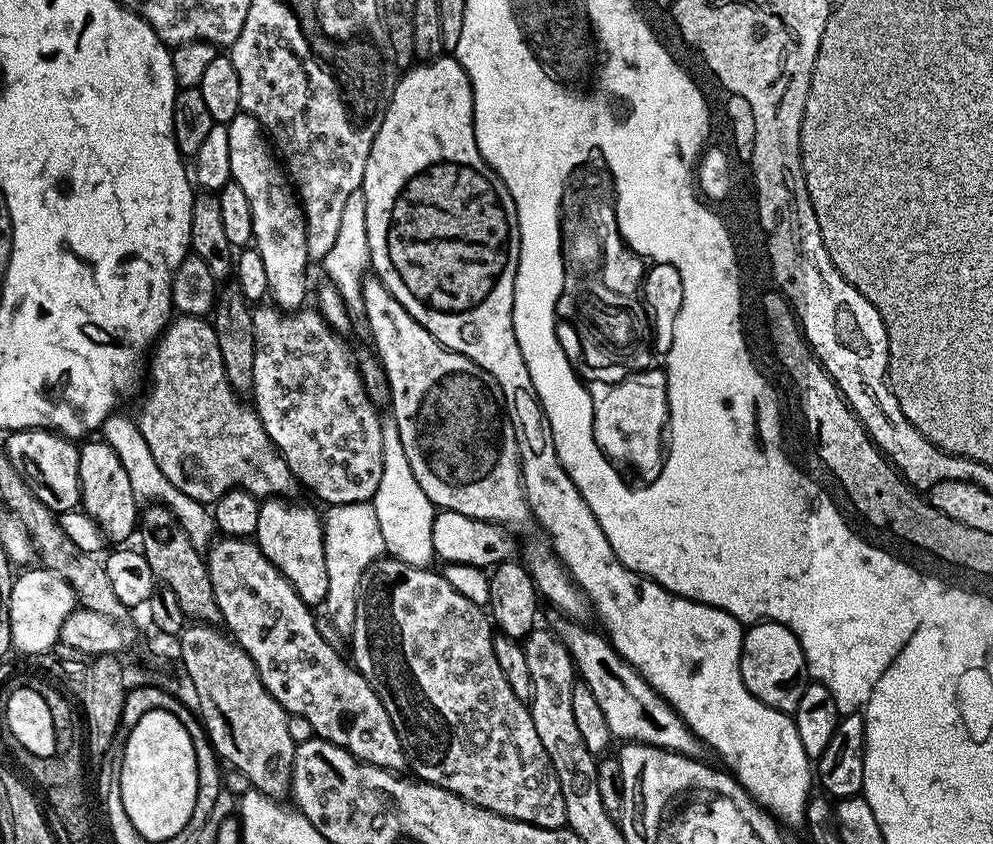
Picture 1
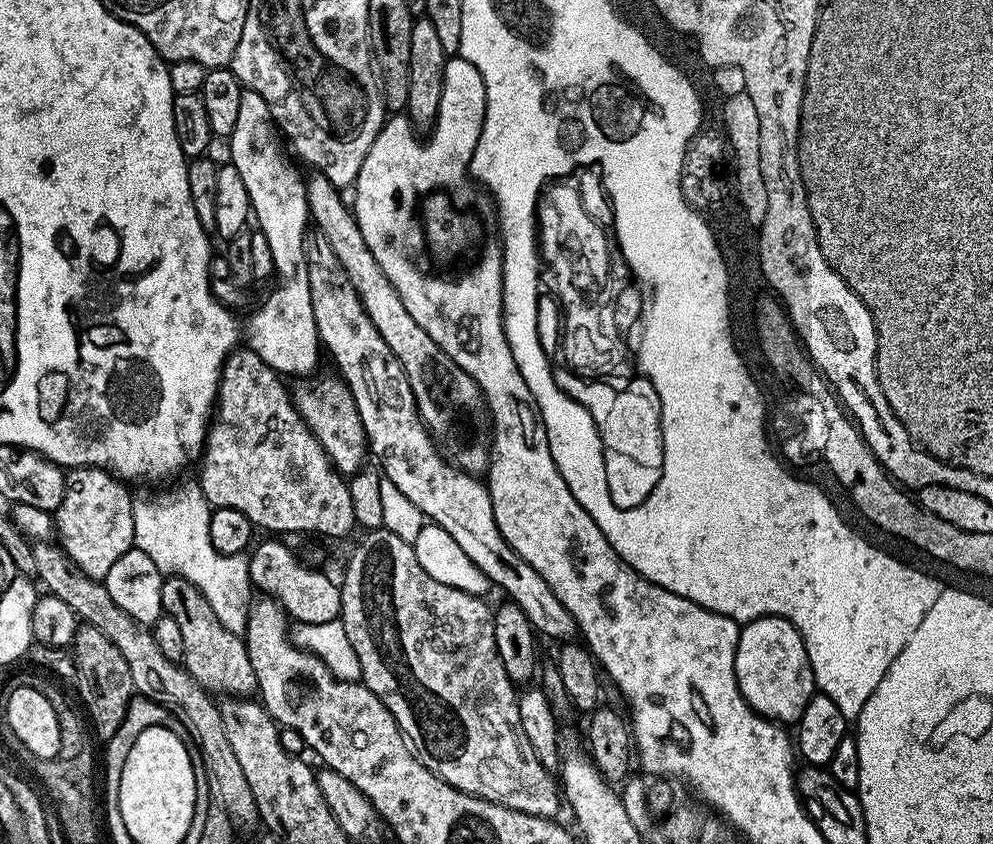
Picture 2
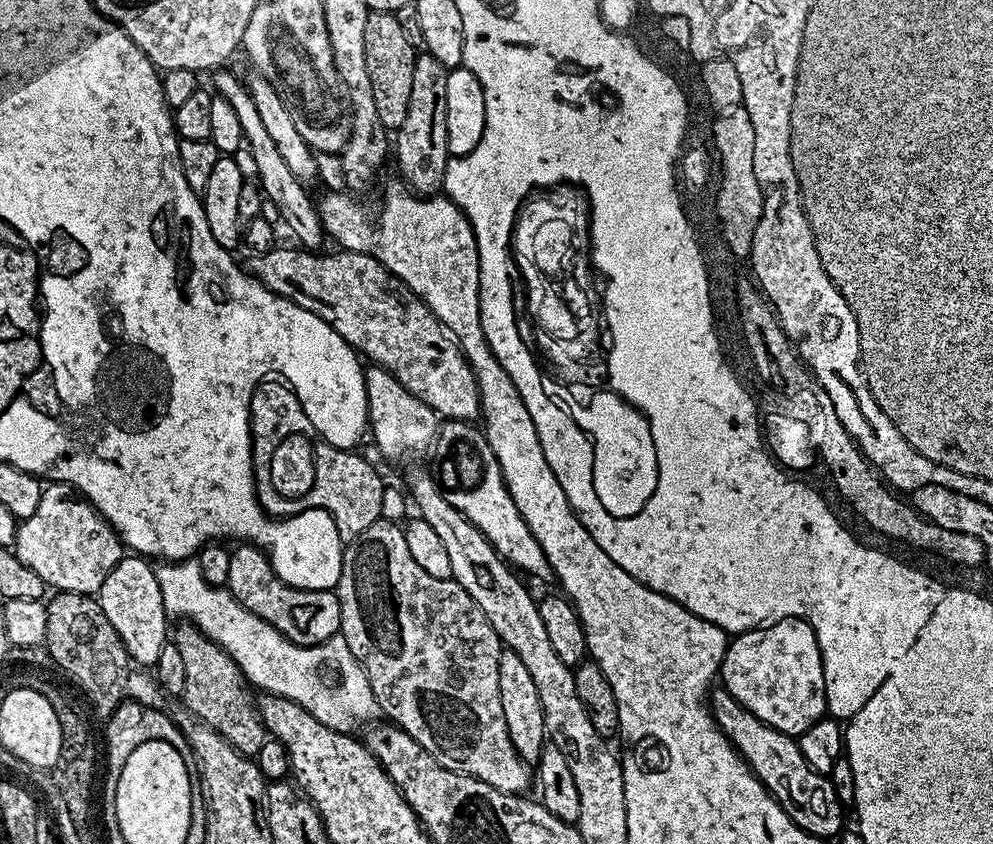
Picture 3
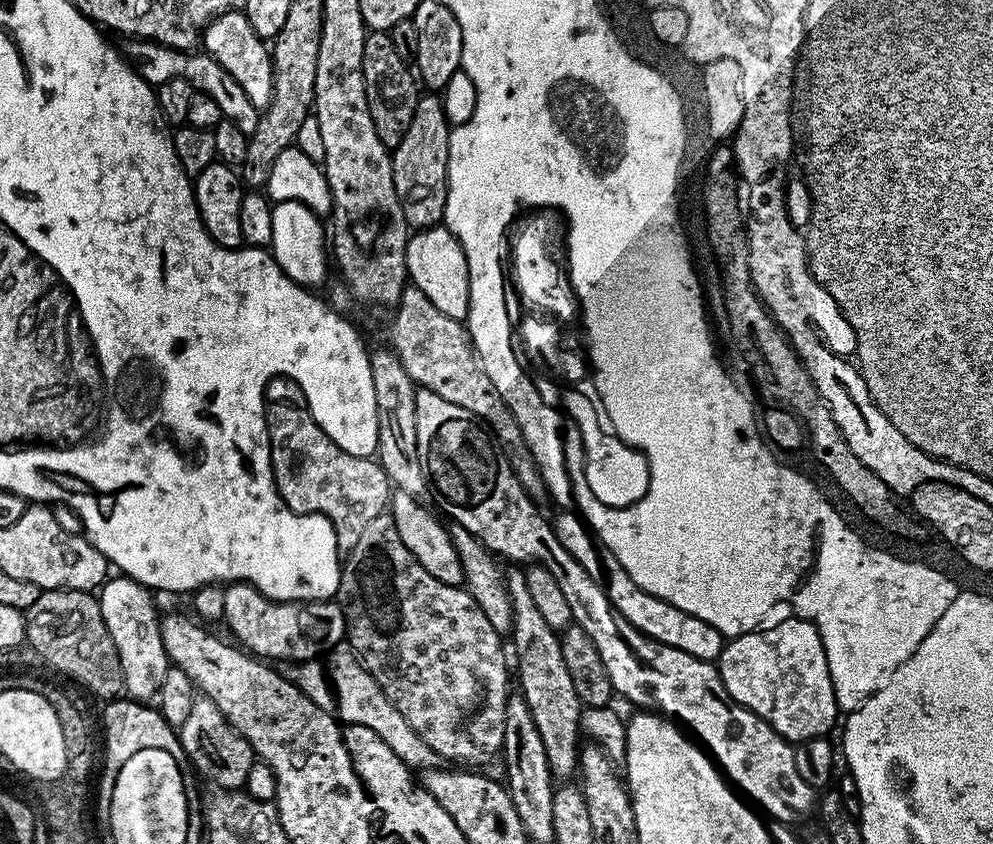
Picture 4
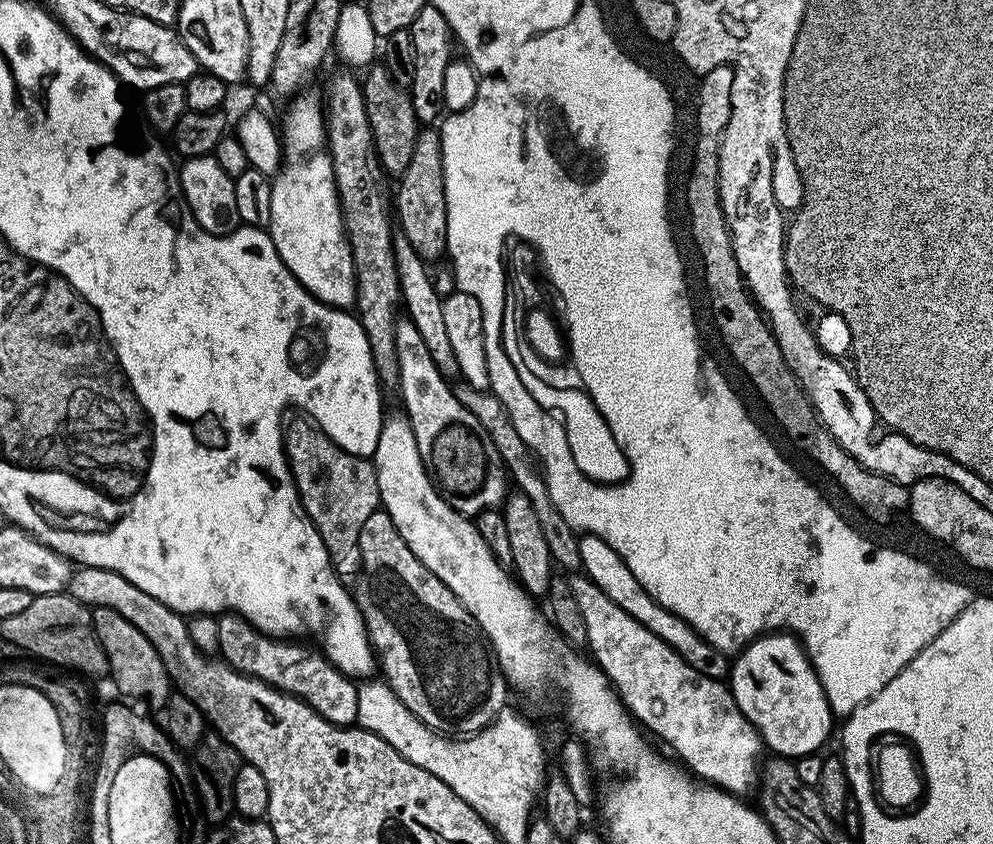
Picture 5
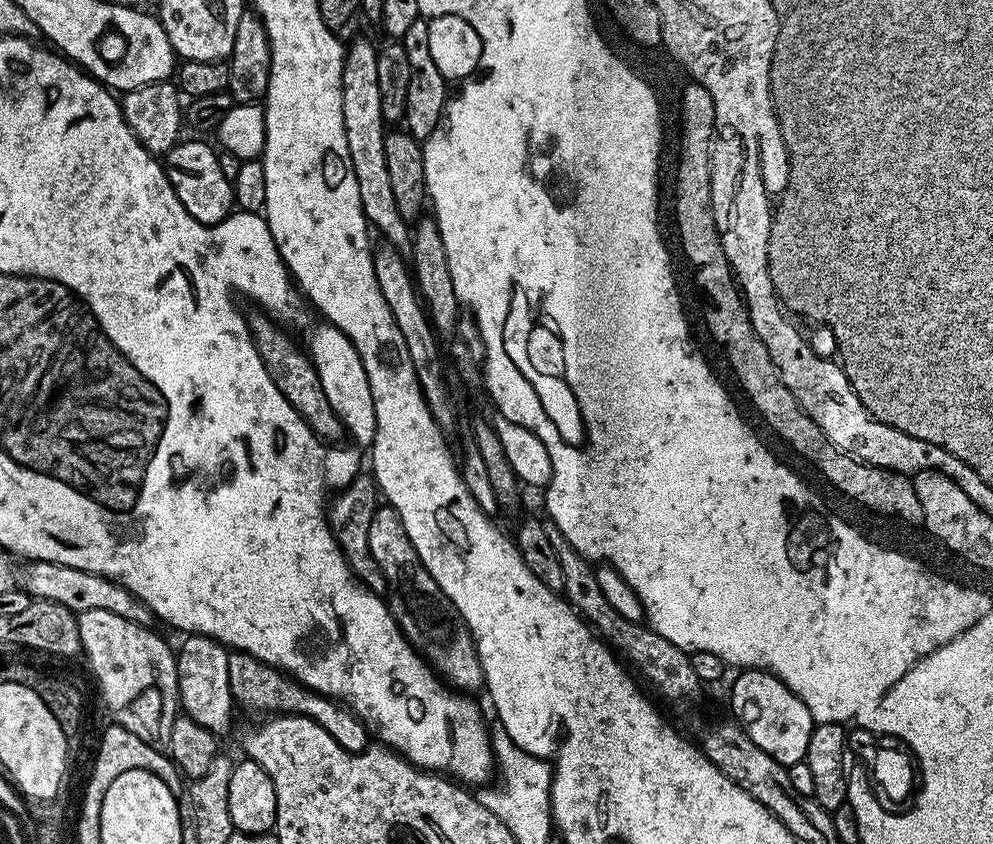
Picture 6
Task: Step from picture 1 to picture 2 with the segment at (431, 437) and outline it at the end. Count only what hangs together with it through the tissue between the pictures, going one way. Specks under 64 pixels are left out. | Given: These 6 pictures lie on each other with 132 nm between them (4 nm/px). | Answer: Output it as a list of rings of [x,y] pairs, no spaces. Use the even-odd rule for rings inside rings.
[[[319,174],[309,175],[306,180],[306,198],[308,199],[308,215],[315,231],[330,242],[338,262],[342,262],[342,270],[346,270],[346,278],[354,286],[370,322],[382,334],[386,346],[398,358],[406,378],[410,382],[410,390],[416,399],[416,408],[420,411],[420,421],[428,427],[428,433],[436,441],[439,451],[459,471],[469,474],[484,474],[492,463],[492,422],[488,404],[484,401],[482,390],[466,370],[462,370],[441,350],[440,347],[410,318],[406,306],[402,306],[402,298],[398,290],[382,274],[382,266],[374,258],[372,248],[366,246],[366,238],[362,238],[362,230],[358,226],[353,209],[344,205],[341,193],[332,183]]]

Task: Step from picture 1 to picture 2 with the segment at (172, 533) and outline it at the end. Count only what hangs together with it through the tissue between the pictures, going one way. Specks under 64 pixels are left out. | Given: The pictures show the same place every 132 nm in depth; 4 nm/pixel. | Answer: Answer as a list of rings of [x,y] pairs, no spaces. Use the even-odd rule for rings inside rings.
[[[169,575],[167,579],[164,580],[164,585],[162,586],[162,609],[170,617],[174,618],[174,622],[178,622],[178,630],[182,634],[182,650],[184,651],[184,659],[182,661],[182,666],[187,672],[194,677],[201,686],[205,688],[206,691],[213,694],[223,694],[228,698],[248,698],[257,691],[256,686],[256,675],[254,674],[254,666],[250,666],[250,654],[248,653],[248,646],[245,637],[239,632],[231,632],[224,626],[222,626],[222,621],[214,614],[213,607],[210,606],[210,602],[206,600],[206,595],[202,594],[201,590],[198,590],[197,586],[194,586],[192,582],[188,582],[186,578],[180,576]]]

